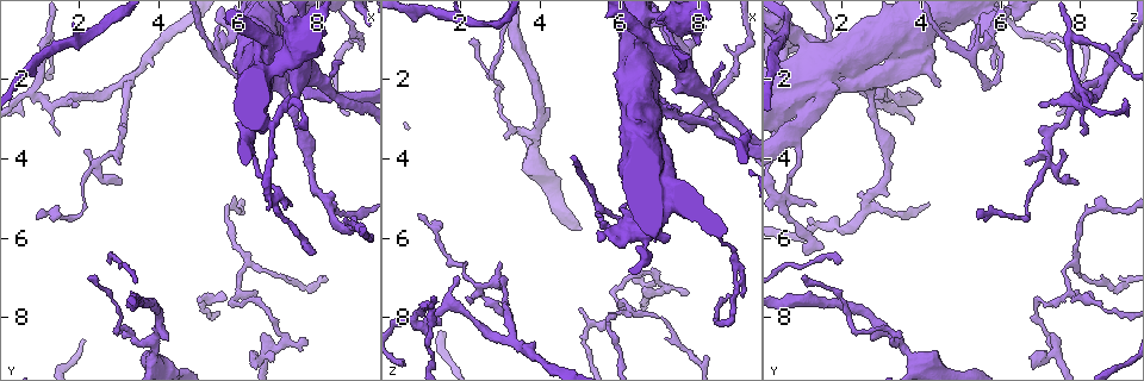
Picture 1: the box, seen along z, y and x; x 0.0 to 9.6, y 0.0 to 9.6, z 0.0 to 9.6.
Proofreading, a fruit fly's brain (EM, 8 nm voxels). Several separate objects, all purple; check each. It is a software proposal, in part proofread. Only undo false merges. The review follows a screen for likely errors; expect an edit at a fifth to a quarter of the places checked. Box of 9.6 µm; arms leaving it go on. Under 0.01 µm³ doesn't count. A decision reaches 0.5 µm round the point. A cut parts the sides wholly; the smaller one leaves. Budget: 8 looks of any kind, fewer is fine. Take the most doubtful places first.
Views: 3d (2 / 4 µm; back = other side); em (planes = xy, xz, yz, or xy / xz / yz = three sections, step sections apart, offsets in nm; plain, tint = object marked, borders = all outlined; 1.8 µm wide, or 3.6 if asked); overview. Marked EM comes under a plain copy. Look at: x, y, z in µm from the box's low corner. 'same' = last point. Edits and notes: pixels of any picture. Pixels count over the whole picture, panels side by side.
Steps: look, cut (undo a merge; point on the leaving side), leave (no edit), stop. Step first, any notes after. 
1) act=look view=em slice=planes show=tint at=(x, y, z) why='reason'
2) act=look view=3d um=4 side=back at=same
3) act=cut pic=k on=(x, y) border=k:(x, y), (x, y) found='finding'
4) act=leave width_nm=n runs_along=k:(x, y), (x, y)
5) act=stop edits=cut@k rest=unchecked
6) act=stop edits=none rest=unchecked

act=look view=em slice=yz step=16 show=tint at=(0.75, 2.30, 8.10)

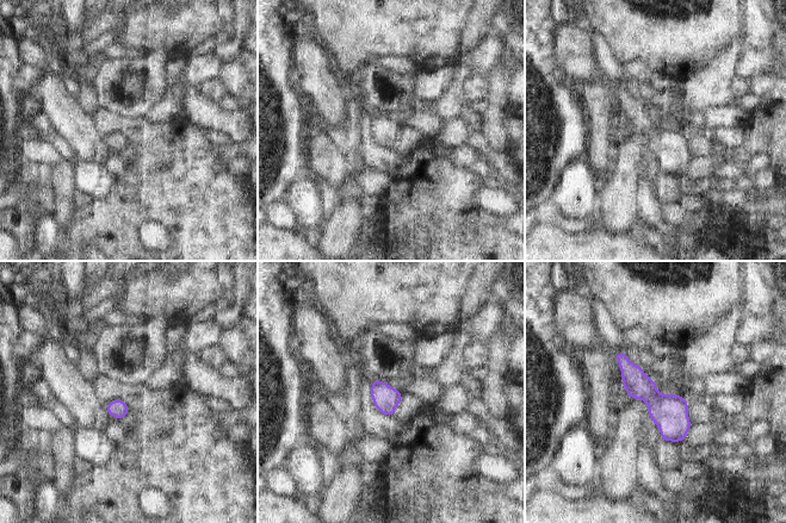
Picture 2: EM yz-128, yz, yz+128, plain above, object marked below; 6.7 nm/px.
act=look view=em slice=planes show=tint at=same why='another direction'

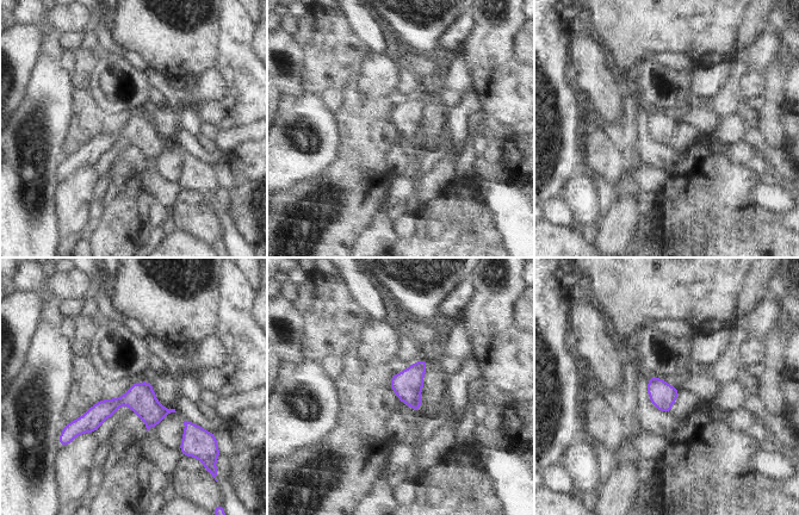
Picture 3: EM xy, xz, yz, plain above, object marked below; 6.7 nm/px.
act=leave width_nm=180 runs_along=3:(165, 410), (119, 401), (73, 428) found='continuous, no second neuron'

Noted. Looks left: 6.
act=look view=em slice=planes show=borders at=(6.75, 8.70, 7.40) why='branch point'

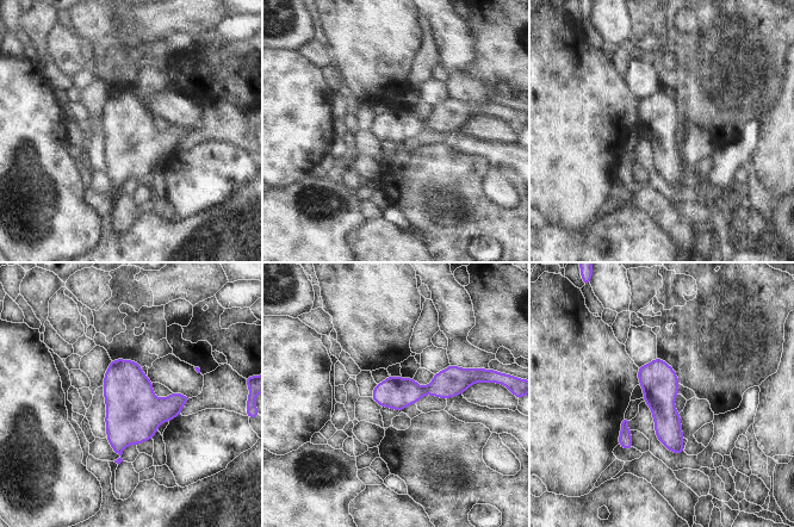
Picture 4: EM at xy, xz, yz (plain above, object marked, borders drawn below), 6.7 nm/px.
act=leave runs_along=4:(466, 383), (374, 396) found='continuous, no second neuron'

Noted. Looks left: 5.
act=look view=em slice=planes show=tint at=(3.25, 1.90, 8.60) why='two arms in line, one across'

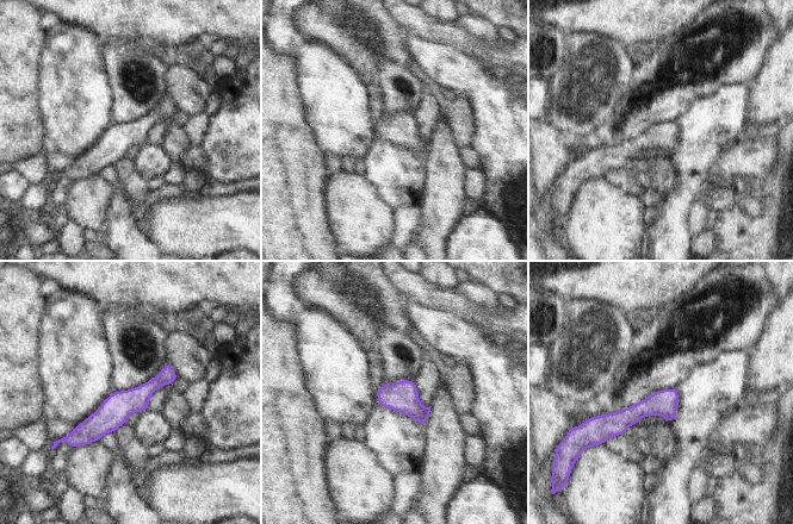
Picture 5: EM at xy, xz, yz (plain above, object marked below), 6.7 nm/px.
act=leave runs_along=5:(171, 370), (73, 440) found='one neuron here'

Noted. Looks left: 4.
act=stop edits=none rest=unchecked

